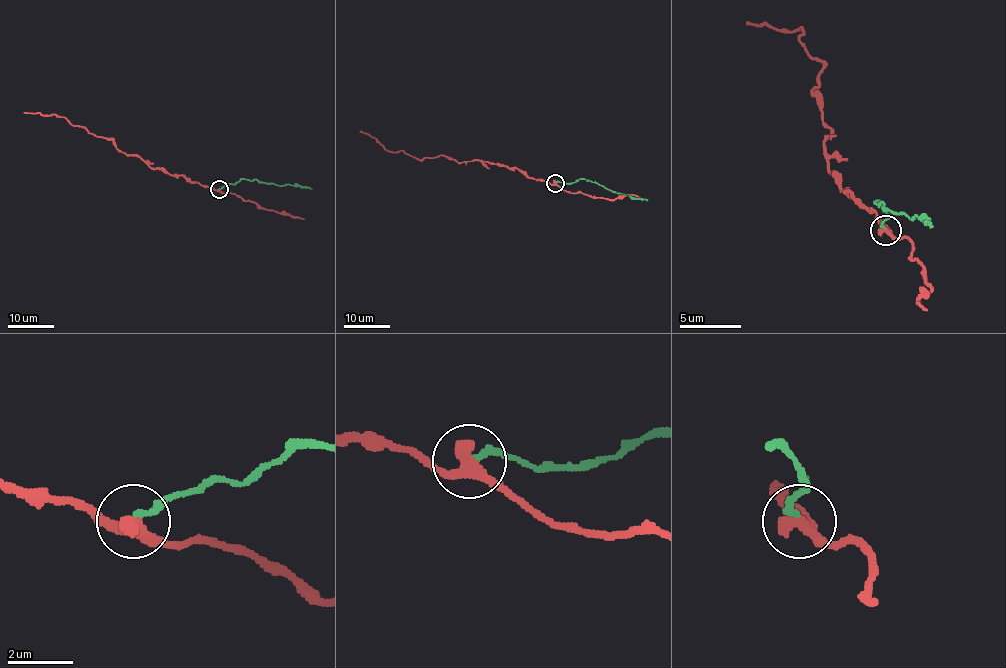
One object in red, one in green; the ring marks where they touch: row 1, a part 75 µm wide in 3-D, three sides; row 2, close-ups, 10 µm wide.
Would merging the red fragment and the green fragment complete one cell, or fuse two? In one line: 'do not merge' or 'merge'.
do not merge

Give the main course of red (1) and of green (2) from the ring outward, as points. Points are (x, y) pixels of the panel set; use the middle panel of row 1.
1: (555, 182), (485, 162), (457, 162), (443, 155), (419, 160), (391, 152), (360, 131)
2: (555, 182), (572, 183), (586, 179), (616, 193), (647, 201)

